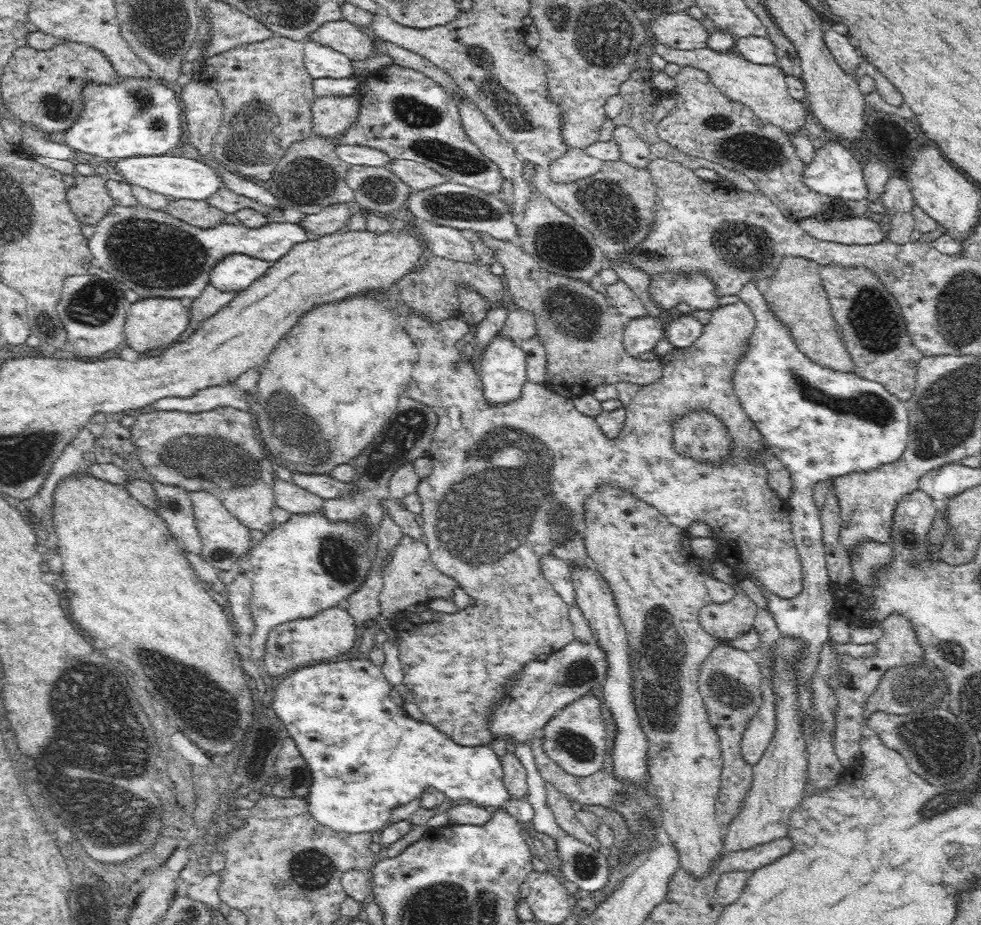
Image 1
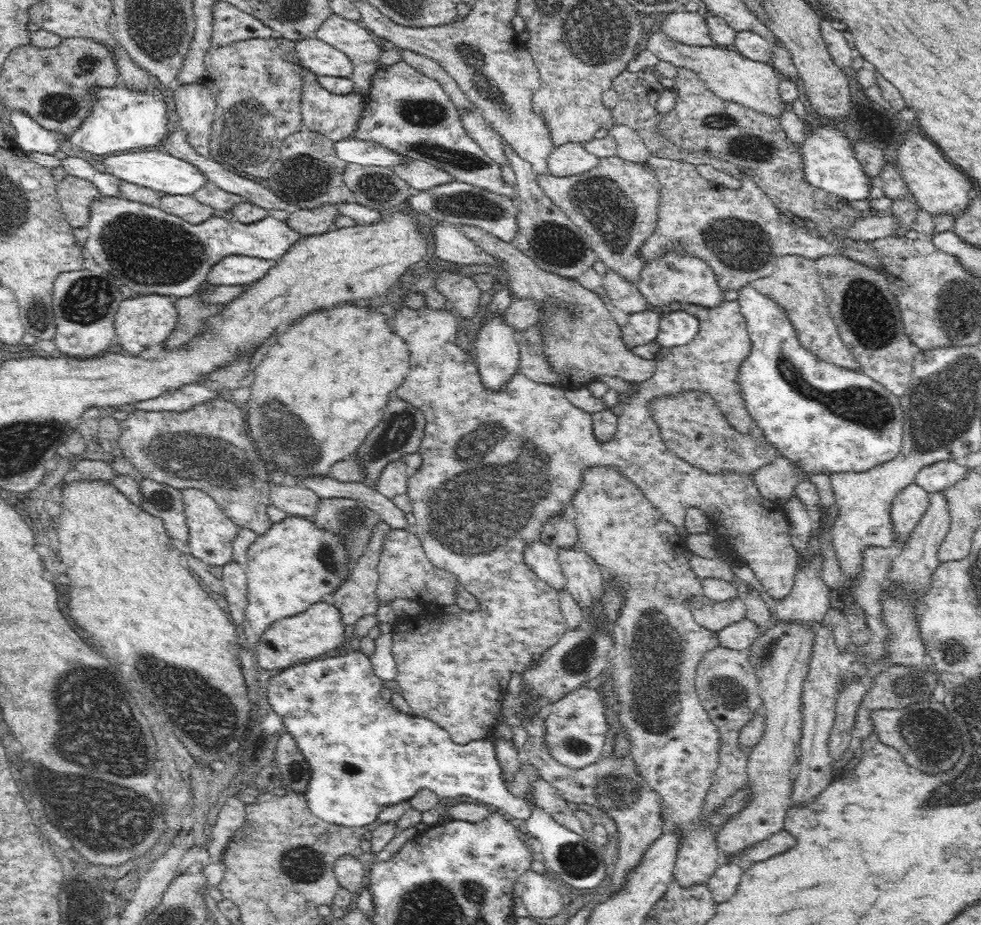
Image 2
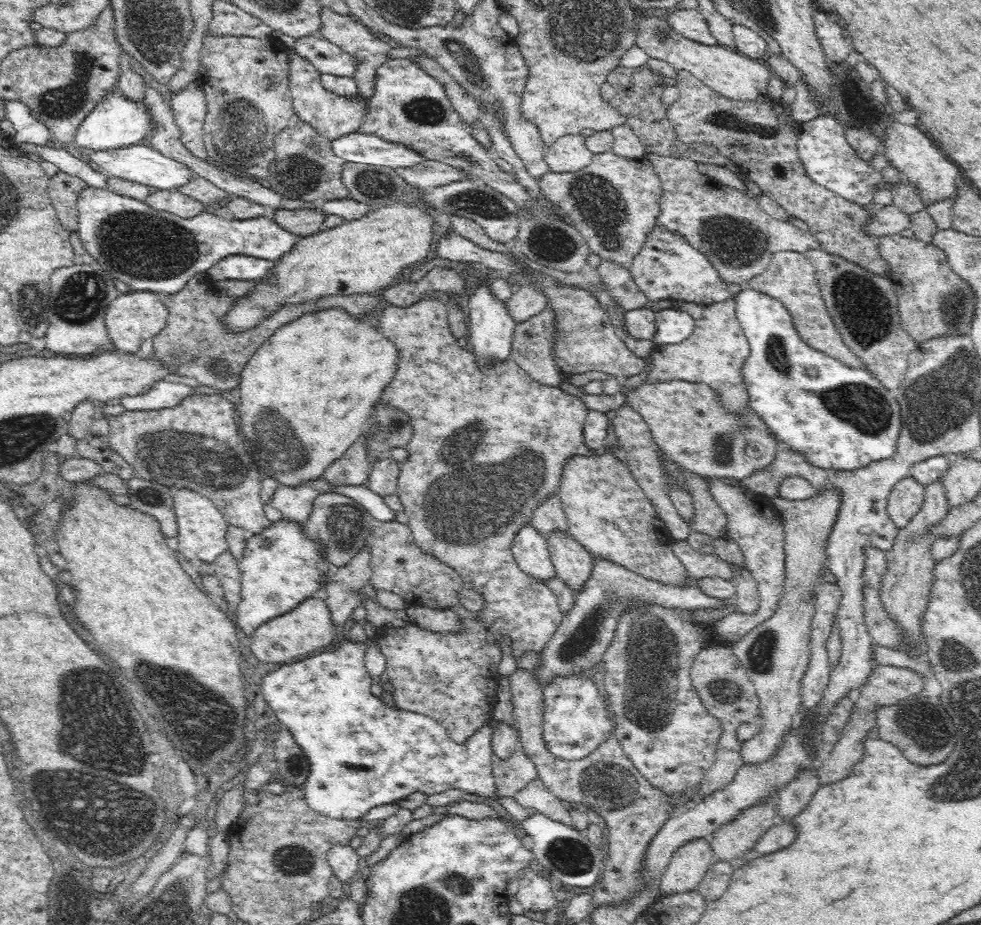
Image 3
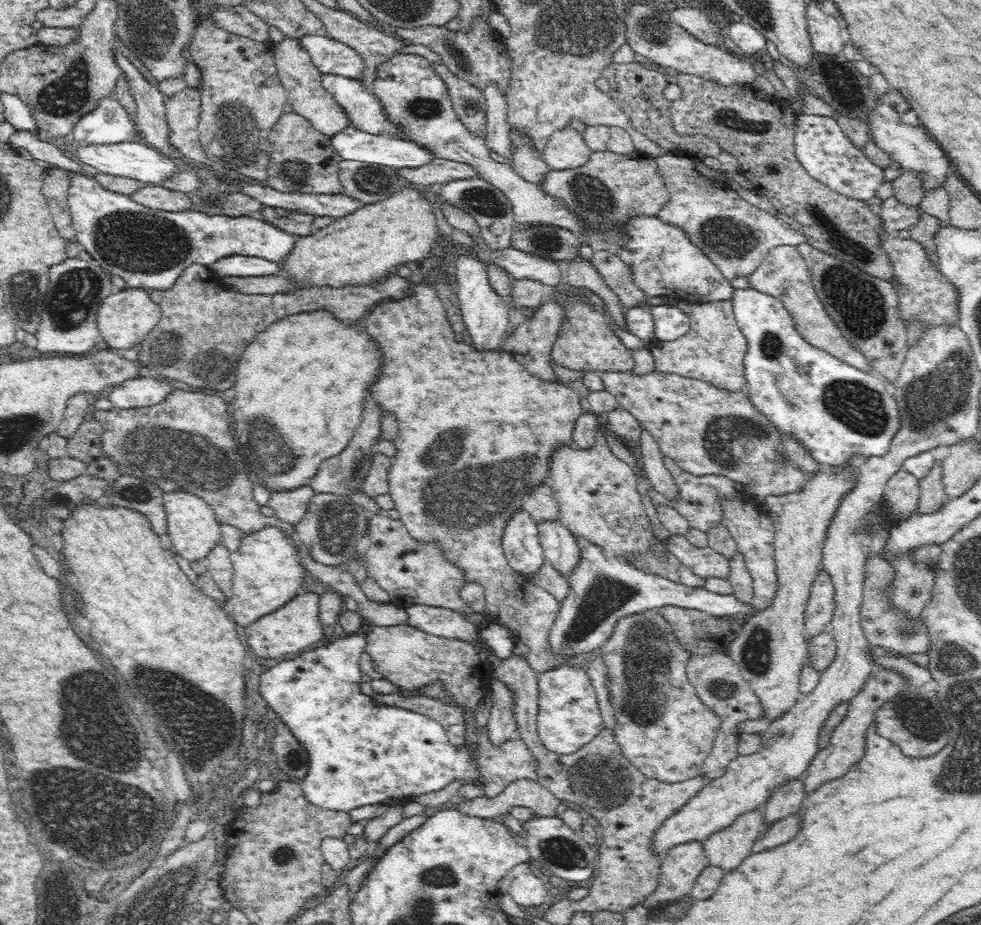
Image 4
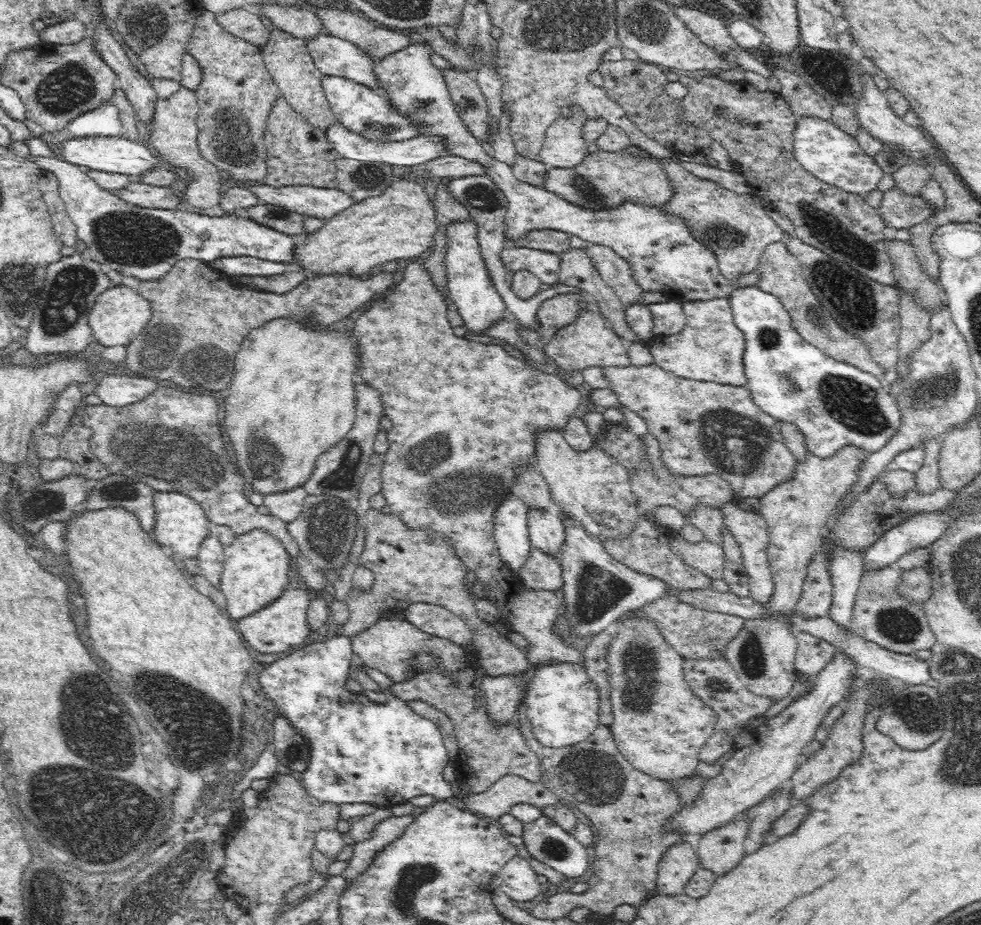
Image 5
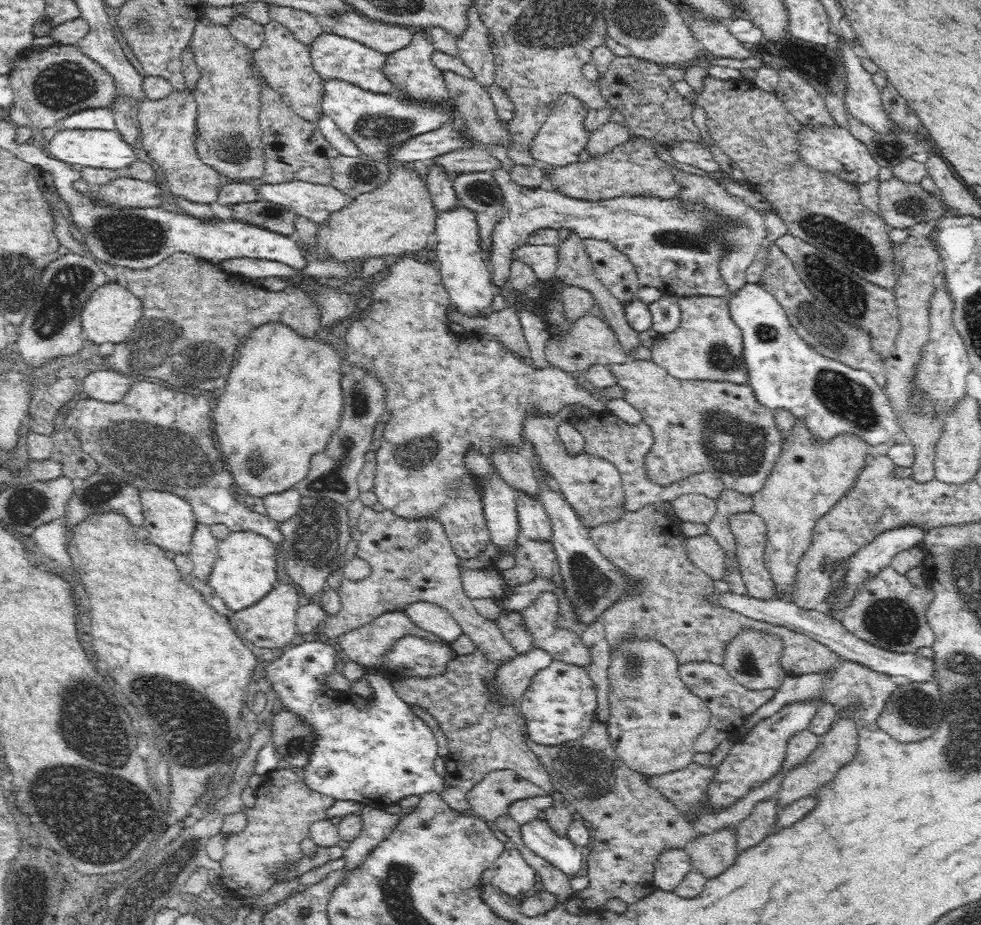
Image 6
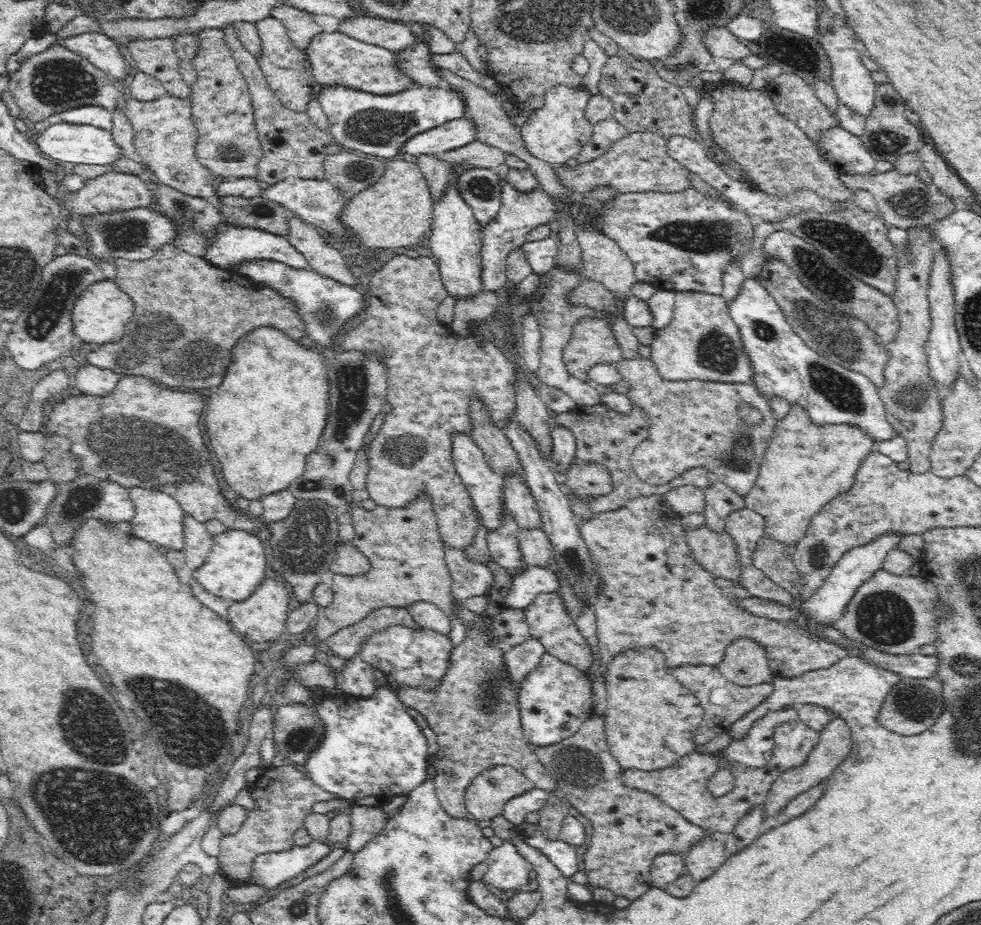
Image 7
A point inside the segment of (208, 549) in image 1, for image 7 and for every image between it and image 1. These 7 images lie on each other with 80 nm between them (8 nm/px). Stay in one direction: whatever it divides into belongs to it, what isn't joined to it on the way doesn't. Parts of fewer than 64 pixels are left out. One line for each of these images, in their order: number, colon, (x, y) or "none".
2: (212, 533)
3: (202, 529)
4: (195, 531)
5: (181, 527)
6: (169, 521)
7: (158, 519)

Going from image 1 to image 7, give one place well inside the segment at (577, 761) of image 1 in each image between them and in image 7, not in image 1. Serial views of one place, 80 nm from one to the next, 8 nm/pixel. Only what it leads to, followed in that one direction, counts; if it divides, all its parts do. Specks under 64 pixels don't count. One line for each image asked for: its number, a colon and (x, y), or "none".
2: (575, 726)
3: (575, 721)
4: (568, 717)
5: (562, 703)
6: (559, 706)
7: (556, 698)

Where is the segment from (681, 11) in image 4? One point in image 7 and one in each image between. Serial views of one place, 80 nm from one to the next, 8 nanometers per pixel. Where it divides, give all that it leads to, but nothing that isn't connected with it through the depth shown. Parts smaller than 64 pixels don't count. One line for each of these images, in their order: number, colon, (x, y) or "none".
5: (710, 29)
6: (716, 39)
7: (720, 42)

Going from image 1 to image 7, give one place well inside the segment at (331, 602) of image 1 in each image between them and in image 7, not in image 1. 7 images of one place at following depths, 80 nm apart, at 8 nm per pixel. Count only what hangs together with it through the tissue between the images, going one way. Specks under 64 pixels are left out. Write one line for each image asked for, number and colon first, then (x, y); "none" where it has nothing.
2: (295, 563)
3: (281, 566)
4: (267, 572)
5: (256, 567)
6: (246, 571)
7: (238, 563)

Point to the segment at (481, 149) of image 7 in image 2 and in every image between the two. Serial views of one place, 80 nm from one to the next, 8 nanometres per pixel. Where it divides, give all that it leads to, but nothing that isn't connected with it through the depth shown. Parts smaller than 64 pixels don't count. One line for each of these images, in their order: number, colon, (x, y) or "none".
2: (420, 175)
3: (430, 173)
4: (438, 171)
5: (450, 167)
6: (475, 159)

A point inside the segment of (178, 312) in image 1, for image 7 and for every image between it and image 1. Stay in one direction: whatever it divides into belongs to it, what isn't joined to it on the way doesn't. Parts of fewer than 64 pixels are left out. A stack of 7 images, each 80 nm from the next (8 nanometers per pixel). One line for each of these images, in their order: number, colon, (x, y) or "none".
2: (146, 320)
3: (131, 318)
4: (124, 318)
5: (119, 315)
6: (112, 312)
7: (100, 313)

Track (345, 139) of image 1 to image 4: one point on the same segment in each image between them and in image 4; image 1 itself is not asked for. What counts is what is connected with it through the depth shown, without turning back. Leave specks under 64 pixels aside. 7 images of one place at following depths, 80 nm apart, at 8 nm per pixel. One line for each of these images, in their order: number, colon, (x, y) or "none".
2: (408, 113)
3: (408, 106)
4: (414, 98)

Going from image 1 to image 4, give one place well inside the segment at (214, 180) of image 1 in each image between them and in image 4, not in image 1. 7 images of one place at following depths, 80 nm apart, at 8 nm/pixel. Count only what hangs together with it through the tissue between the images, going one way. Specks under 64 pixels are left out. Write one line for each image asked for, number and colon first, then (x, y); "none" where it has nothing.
2: (156, 169)
3: (141, 163)
4: (136, 160)

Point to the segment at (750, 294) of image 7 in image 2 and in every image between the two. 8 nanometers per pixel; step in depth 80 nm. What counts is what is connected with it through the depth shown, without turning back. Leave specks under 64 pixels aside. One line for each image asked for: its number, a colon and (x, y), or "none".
2: (825, 419)
3: (840, 418)
4: (838, 412)
5: (834, 405)
6: (832, 398)

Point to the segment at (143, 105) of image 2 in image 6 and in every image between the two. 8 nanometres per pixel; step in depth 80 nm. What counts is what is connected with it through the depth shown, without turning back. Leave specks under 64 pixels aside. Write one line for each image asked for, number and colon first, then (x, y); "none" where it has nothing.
3: (117, 121)
4: (108, 123)
5: (104, 121)
6: (94, 118)

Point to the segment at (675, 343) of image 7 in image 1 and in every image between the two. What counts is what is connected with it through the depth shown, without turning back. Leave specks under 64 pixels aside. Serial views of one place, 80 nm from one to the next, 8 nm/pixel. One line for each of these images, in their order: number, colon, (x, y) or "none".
1: (504, 484)
2: (494, 467)
3: (714, 355)
4: (713, 351)
5: (710, 348)
6: (708, 345)

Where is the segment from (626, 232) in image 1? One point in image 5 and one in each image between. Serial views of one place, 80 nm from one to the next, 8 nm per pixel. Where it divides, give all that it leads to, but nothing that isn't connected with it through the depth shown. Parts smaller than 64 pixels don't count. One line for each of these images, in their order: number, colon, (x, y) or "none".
2: (616, 203)
3: (614, 202)
4: (604, 193)
5: (604, 180)

